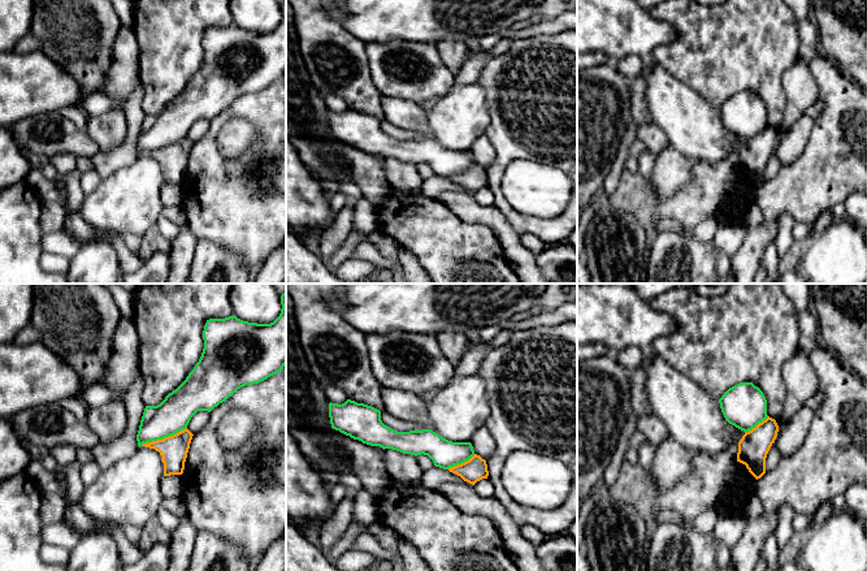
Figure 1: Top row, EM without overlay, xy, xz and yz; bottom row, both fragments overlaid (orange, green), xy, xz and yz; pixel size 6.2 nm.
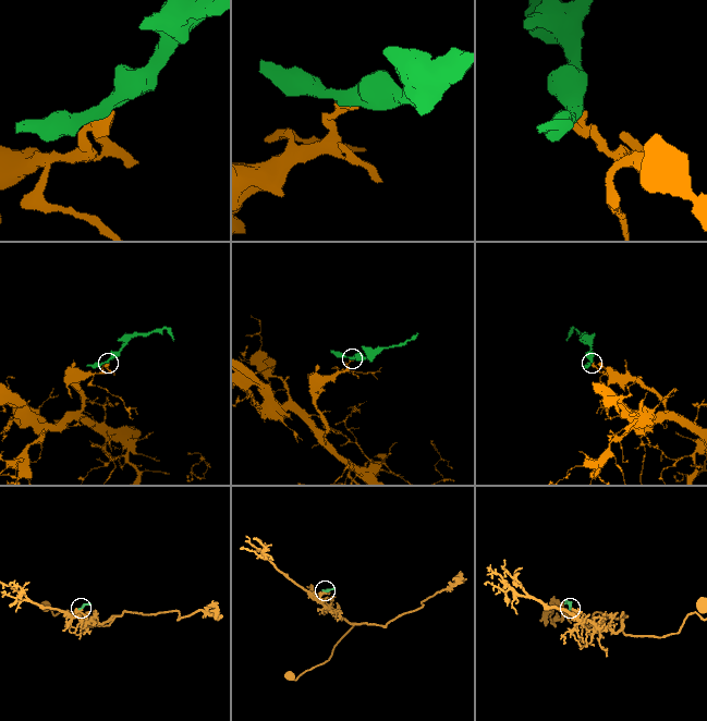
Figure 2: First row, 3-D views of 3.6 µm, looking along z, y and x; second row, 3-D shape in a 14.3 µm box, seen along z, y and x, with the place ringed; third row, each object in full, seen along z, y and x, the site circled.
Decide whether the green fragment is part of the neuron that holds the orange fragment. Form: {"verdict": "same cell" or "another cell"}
{"verdict": "another cell"}

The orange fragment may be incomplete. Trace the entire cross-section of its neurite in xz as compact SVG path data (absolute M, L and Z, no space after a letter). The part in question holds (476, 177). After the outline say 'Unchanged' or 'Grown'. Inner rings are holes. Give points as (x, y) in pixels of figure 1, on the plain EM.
M477 163L461 173L450 176L448 179L472 194L489 185L486 169Z. Unchanged

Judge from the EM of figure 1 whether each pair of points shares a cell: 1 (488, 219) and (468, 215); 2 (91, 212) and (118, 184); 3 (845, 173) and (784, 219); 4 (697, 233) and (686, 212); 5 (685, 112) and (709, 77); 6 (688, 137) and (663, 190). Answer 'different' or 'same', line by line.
1: same
2: same
3: different
4: different
5: different
6: different

